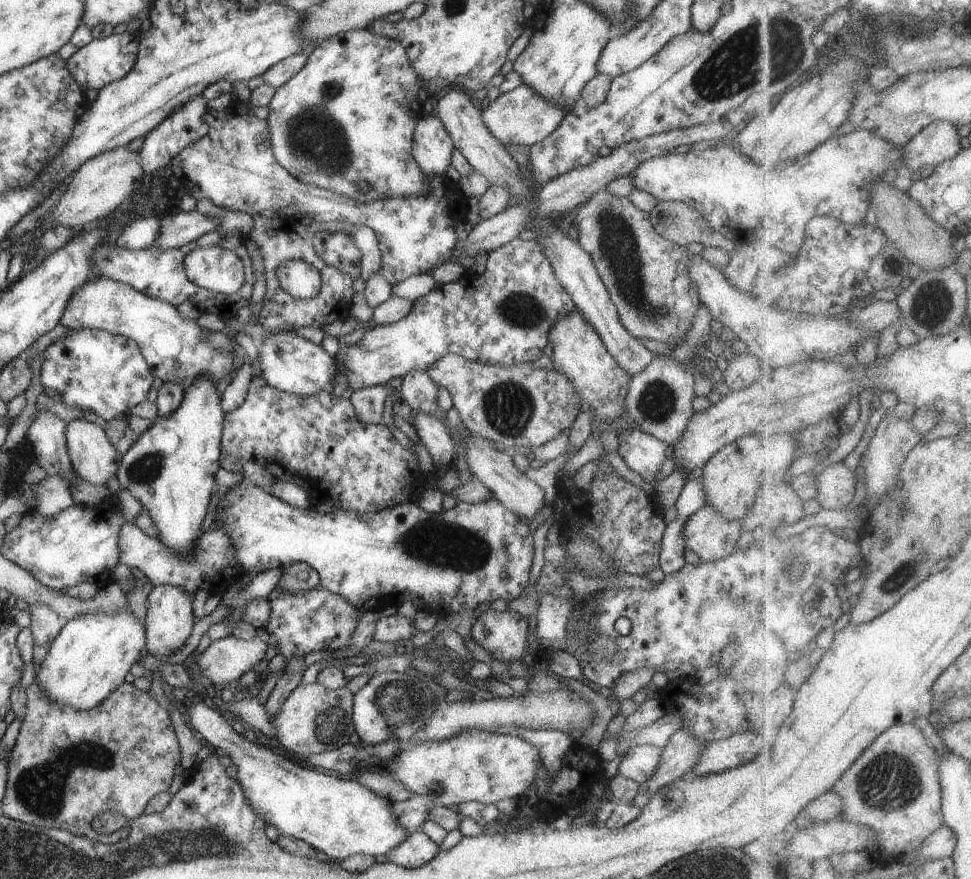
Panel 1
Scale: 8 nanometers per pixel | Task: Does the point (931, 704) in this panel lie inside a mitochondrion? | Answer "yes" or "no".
no

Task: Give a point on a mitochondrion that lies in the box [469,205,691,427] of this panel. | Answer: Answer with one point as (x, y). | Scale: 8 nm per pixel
(521, 310)

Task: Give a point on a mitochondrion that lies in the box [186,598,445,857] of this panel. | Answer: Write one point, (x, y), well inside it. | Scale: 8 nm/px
(398, 702)

